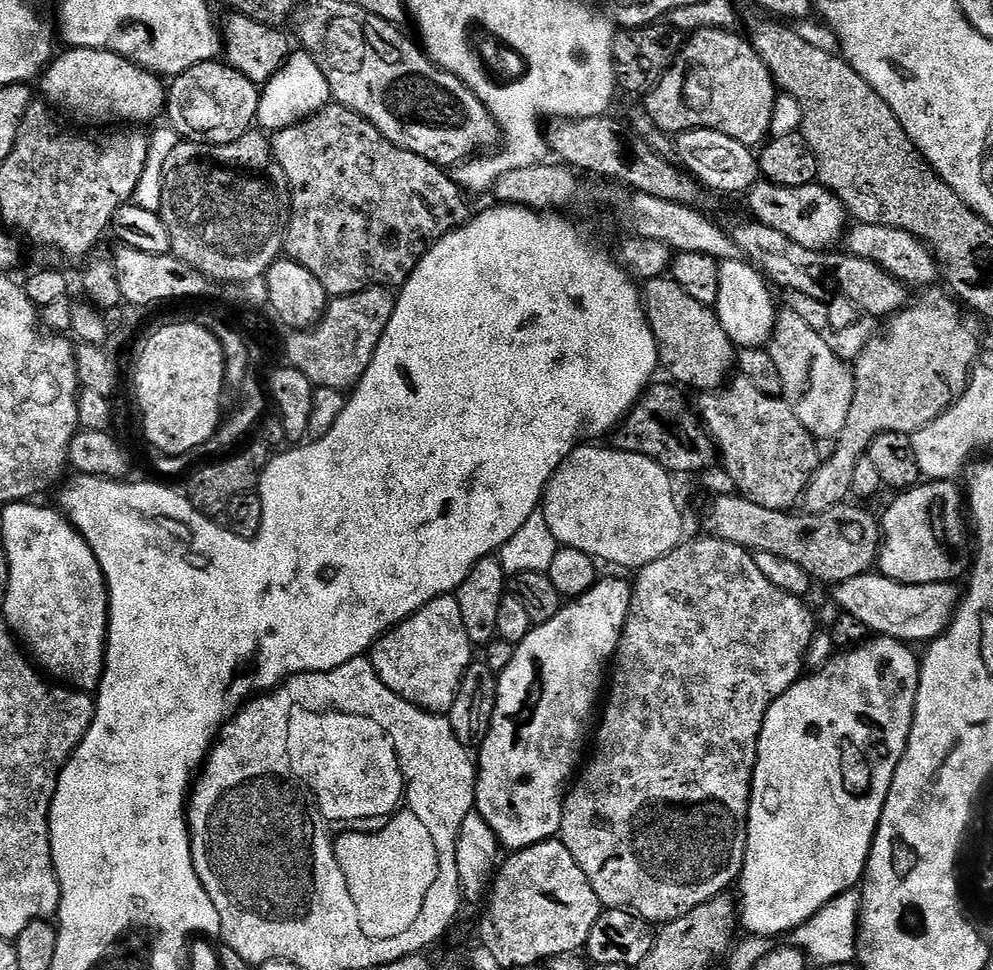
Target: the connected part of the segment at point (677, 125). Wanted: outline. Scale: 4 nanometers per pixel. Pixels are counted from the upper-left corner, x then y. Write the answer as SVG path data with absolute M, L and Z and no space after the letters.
M704 28L691 33L685 39L684 47L681 48L680 53L676 56L676 61L668 67L668 72L661 78L660 83L643 97L643 111L652 119L654 126L658 126L658 130L669 134L679 134L705 128L706 130L714 130L718 134L726 134L726 138L734 138L734 142L742 142L749 146L763 145L769 139L770 122L774 118L774 106L776 105L776 97L778 95L776 81L773 80L766 62L762 62L762 58L754 50L751 39L745 38L743 35L741 35L742 37L735 36L736 34L735 31L726 28Z

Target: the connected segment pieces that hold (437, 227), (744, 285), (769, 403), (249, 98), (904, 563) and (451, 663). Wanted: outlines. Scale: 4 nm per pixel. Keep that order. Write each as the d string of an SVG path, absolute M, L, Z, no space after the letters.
M328 103L310 119L275 133L270 143L292 190L287 259L310 270L329 297L353 296L367 288L399 289L412 277L412 271L433 244L470 219L465 189L449 173L447 176L441 165L402 150L370 121L341 104Z
M745 259L720 261L718 298L714 311L722 322L722 330L726 330L737 349L762 348L771 341L778 315L778 307L776 308L775 302L772 301L771 291L773 292L773 289L760 269Z
M743 374L734 380L727 386L701 391L696 404L694 400L695 411L716 444L722 468L724 464L737 486L735 489L755 505L779 512L791 511L821 466L817 439L806 430L783 397L763 394Z
M211 60L210 62L202 62L198 66L194 66L190 70L186 70L183 74L175 77L171 81L171 86L166 92L166 119L170 127L180 136L181 141L191 142L194 144L229 144L238 138L242 138L248 132L253 131L256 124L256 115L258 114L258 102L260 101L260 88L254 82L250 82L250 78L246 78L246 74L242 74L238 70L234 70L227 62L217 62Z
M955 479L948 480L928 480L916 485L915 488L909 488L901 491L900 496L888 509L885 510L884 516L880 520L880 550L878 553L878 572L879 575L890 578L899 584L947 584L949 582L959 581L959 576L963 577L969 571L970 565L974 560L974 552L970 547L970 520L966 515L966 496Z
M455 595L439 596L419 608L413 616L380 637L370 649L370 659L378 678L402 699L427 712L449 711L462 686L466 670L474 663L474 646L462 623Z

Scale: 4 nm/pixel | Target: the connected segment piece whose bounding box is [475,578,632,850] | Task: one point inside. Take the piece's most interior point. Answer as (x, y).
(546, 700)

